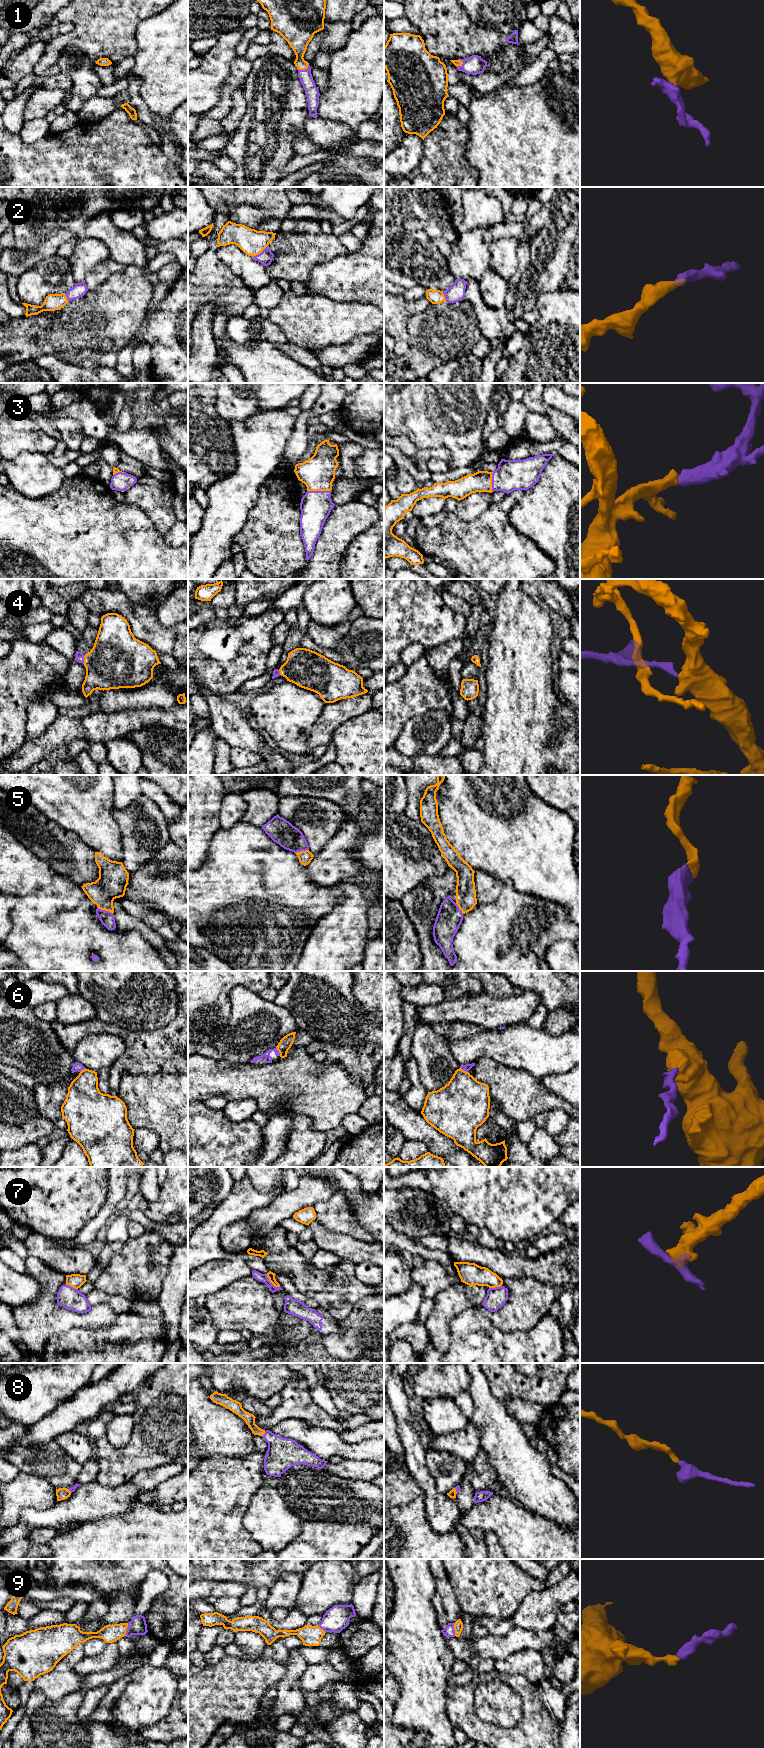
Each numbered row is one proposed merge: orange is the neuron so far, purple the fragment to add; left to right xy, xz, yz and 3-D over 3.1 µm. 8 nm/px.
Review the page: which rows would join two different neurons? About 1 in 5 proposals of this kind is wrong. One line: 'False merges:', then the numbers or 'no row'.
False merges: 6, 7

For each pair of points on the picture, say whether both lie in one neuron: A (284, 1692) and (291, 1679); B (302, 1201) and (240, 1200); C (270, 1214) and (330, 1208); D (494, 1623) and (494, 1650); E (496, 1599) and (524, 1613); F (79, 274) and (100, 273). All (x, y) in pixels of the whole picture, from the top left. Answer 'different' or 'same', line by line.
A: same
B: different
C: different
D: different
E: different
F: different

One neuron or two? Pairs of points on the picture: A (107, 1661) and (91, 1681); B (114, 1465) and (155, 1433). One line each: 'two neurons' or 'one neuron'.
A: two neurons
B: one neuron

